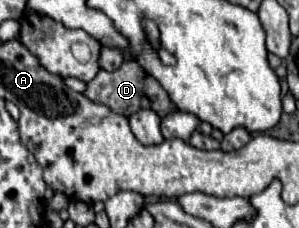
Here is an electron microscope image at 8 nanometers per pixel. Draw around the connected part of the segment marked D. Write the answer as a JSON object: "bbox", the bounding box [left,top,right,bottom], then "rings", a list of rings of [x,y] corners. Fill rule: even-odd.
{"bbox":[84,58,176,118],"rings":[[[126,58],[118,70],[112,70],[112,72],[100,70],[100,72],[96,74],[96,78],[86,84],[84,96],[90,98],[92,102],[98,102],[98,104],[108,106],[112,112],[122,114],[122,116],[132,116],[134,112],[138,112],[138,110],[142,110],[142,108],[150,108],[150,110],[154,110],[160,118],[164,118],[166,114],[170,114],[170,112],[176,110],[174,102],[168,98],[166,90],[160,86],[160,82],[158,82],[156,78],[152,78],[152,76],[150,76],[136,60],[132,60],[132,58]]]}

